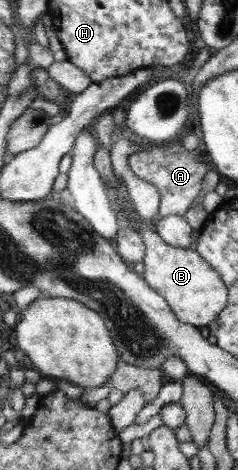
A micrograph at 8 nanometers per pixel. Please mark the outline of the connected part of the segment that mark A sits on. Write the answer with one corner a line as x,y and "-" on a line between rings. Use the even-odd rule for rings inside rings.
181,139
175,140
169,146
146,144
146,147
147,149
141,152
132,152
129,155
129,168
135,173
135,176
153,184
161,193
161,204
158,210
160,218
171,214
184,216
194,202
204,194
201,184
203,184
203,178
208,169
201,158
200,148
187,151
183,148

